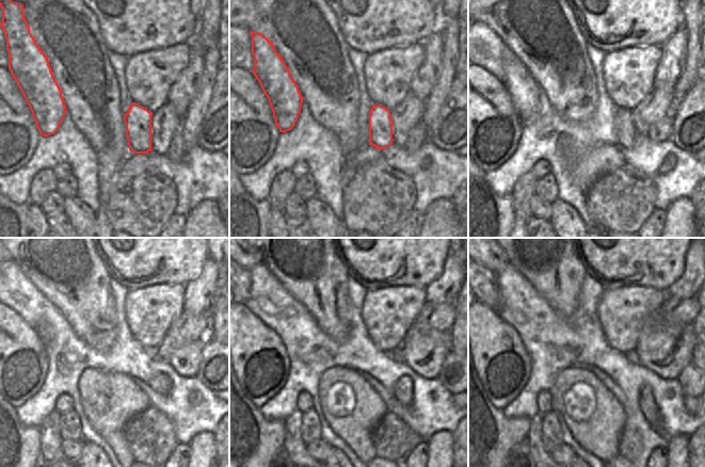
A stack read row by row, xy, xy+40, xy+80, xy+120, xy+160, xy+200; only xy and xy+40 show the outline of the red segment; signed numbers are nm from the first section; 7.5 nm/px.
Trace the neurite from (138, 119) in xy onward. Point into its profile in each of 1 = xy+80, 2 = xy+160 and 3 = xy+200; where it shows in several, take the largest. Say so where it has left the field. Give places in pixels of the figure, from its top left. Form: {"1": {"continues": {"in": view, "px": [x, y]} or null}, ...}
{"1": {"continues": {"in": "xy+80", "px": [625, 133]}}, "2": {"continues": {"in": "xy+160", "px": [403, 387]}}, "3": {"continues": {"in": "xy+200", "px": [647, 405]}}}

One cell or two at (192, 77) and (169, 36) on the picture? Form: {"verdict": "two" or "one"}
{"verdict": "two"}

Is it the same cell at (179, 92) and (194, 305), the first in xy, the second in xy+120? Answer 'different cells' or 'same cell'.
same cell

